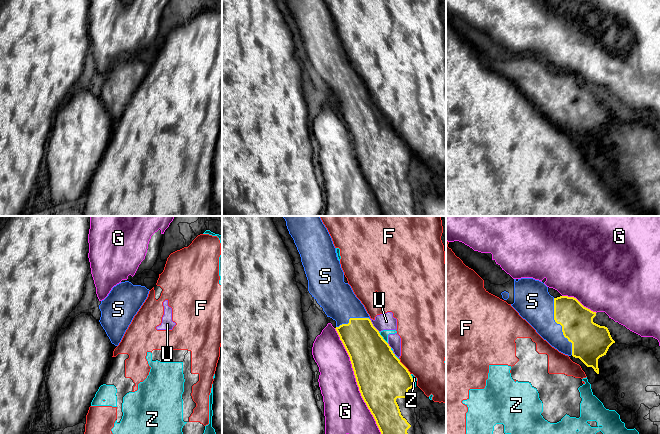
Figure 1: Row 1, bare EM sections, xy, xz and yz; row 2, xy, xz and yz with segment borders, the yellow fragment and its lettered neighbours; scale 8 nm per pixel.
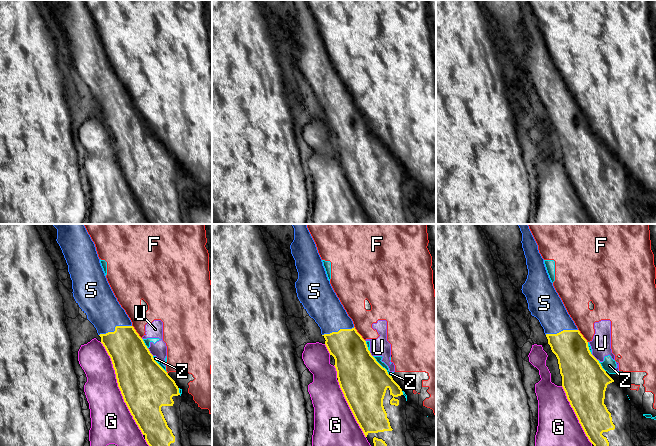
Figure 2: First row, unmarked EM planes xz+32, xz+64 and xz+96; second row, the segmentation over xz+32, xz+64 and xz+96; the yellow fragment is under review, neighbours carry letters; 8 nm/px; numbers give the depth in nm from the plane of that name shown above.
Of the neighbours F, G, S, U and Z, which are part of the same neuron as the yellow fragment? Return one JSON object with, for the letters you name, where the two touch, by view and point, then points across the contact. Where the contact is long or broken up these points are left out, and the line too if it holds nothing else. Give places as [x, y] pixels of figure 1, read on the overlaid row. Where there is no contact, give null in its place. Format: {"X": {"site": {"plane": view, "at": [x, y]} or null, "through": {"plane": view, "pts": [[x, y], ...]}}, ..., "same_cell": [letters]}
{"S": {"site": {"plane": "yz", "at": [561, 325]}}, "same_cell": ["S"]}

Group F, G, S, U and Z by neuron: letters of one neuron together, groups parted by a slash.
F U Z / G / S

